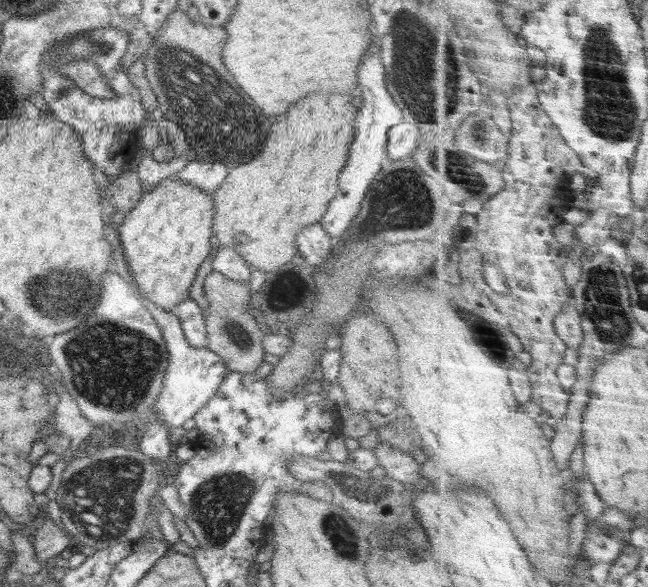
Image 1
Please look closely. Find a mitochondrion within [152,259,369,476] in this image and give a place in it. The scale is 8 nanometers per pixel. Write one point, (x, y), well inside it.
(236, 332)

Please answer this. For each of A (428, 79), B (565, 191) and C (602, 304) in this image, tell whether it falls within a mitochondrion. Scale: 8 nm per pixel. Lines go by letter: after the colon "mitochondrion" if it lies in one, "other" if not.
A: mitochondrion
B: other
C: mitochondrion

